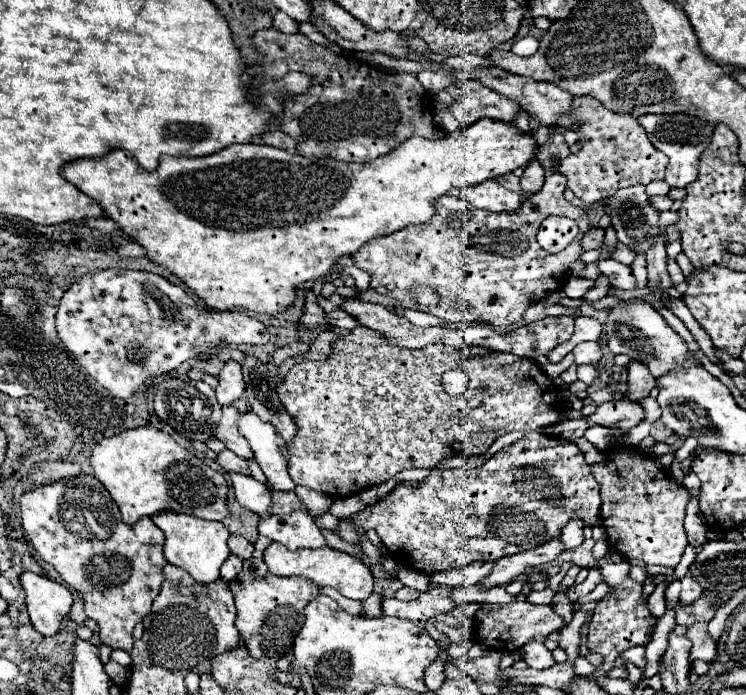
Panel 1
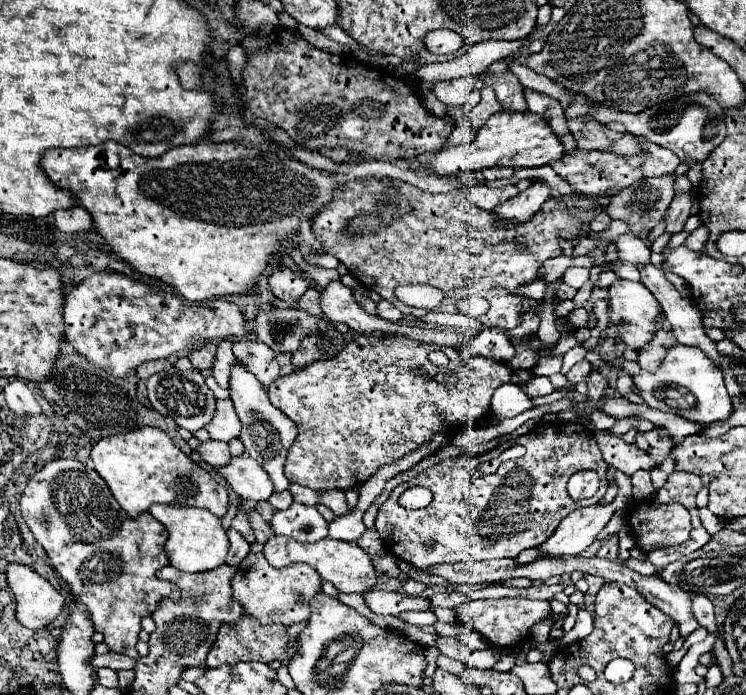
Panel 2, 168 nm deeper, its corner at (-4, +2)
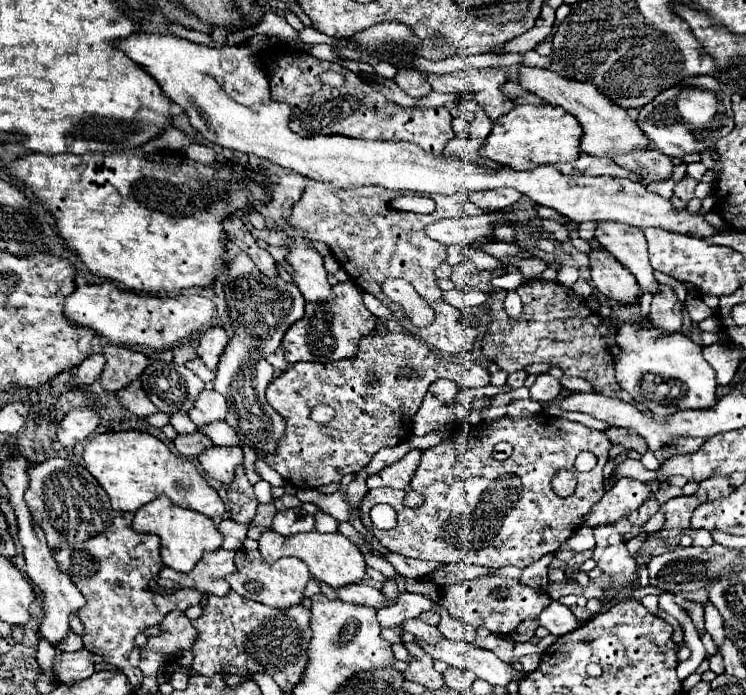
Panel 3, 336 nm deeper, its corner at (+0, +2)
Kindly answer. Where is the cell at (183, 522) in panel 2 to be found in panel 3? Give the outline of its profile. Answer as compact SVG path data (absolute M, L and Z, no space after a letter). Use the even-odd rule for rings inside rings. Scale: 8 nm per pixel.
M164 496L152 500L150 504L144 504L136 512L134 530L158 534L160 540L162 540L160 554L162 554L164 564L178 570L178 572L190 572L196 566L196 562L200 562L200 558L206 550L218 550L220 544L222 544L222 534L218 532L218 528L214 526L214 522L210 518L206 518L200 512L180 508Z

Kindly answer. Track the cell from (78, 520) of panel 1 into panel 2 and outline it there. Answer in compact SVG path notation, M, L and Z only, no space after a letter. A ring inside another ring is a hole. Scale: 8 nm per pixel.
M58 458L46 462L44 468L28 480L26 490L20 498L20 510L36 542L52 560L58 576L62 576L70 584L72 592L88 608L94 630L104 636L110 652L138 658L134 646L138 642L138 632L142 630L140 620L144 616L150 616L164 598L170 598L174 602L180 600L180 592L174 590L170 582L156 578L158 568L168 564L168 558L164 554L168 532L164 530L164 526L148 512L140 514L138 518L130 518L128 514L124 514L100 474L74 458Z

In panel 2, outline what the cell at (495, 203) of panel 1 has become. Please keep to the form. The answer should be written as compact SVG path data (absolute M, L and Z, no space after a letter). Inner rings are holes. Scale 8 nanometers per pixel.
M506 184L502 188L492 186L474 186L468 188L468 198L482 210L494 210L500 202L506 202L518 194L518 188L514 184Z

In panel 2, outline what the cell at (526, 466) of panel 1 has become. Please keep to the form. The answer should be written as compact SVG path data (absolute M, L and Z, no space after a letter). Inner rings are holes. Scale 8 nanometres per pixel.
M578 422L540 424L522 438L516 438L520 444L522 440L526 440L524 458L500 464L496 474L484 476L478 472L480 456L460 454L436 462L416 478L398 484L380 506L374 524L386 550L416 568L430 568L442 562L516 558L522 550L546 542L572 510L598 504L606 494L608 464L586 426ZM580 470L598 472L600 488L592 498L576 504L568 496L566 484L570 476ZM412 486L424 486L432 492L432 502L426 508L406 510L398 504L400 494ZM426 540L434 544L426 548Z

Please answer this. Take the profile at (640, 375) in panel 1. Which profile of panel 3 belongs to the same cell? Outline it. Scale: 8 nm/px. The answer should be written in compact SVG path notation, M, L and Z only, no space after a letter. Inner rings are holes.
M662 286L662 292L652 298L650 314L648 314L648 326L658 328L662 334L666 332L678 332L682 326L682 314L680 314L680 302L674 296L670 286Z

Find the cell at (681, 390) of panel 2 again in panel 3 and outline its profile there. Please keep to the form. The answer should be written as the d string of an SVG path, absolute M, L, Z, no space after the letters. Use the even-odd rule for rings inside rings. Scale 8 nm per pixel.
M624 324L618 328L616 342L620 346L620 356L616 360L616 380L620 382L620 388L624 388L636 402L644 404L656 418L674 414L684 408L690 410L708 410L716 406L716 378L714 378L714 368L704 360L702 348L694 344L688 336L682 332L674 334L660 334L660 330L638 326L638 324Z

